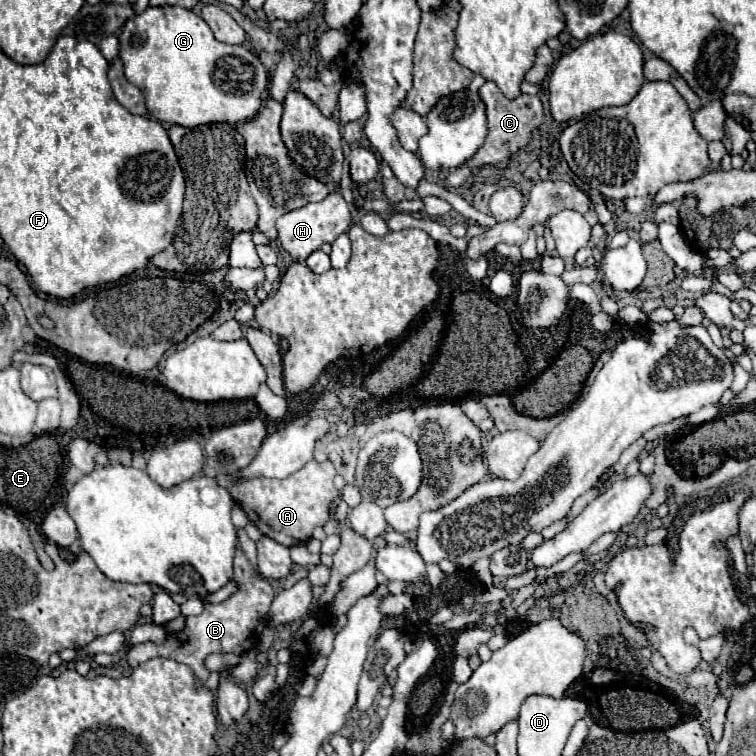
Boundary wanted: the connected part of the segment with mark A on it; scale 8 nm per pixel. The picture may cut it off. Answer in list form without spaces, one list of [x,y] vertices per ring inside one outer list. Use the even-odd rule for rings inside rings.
[[[309,461],[303,469],[295,471],[287,479],[255,479],[231,485],[227,475],[217,475],[219,485],[227,485],[235,501],[241,503],[249,519],[259,527],[259,531],[287,547],[303,543],[311,537],[311,531],[317,525],[325,525],[329,519],[329,503],[337,497],[333,485],[335,467],[331,461]]]

